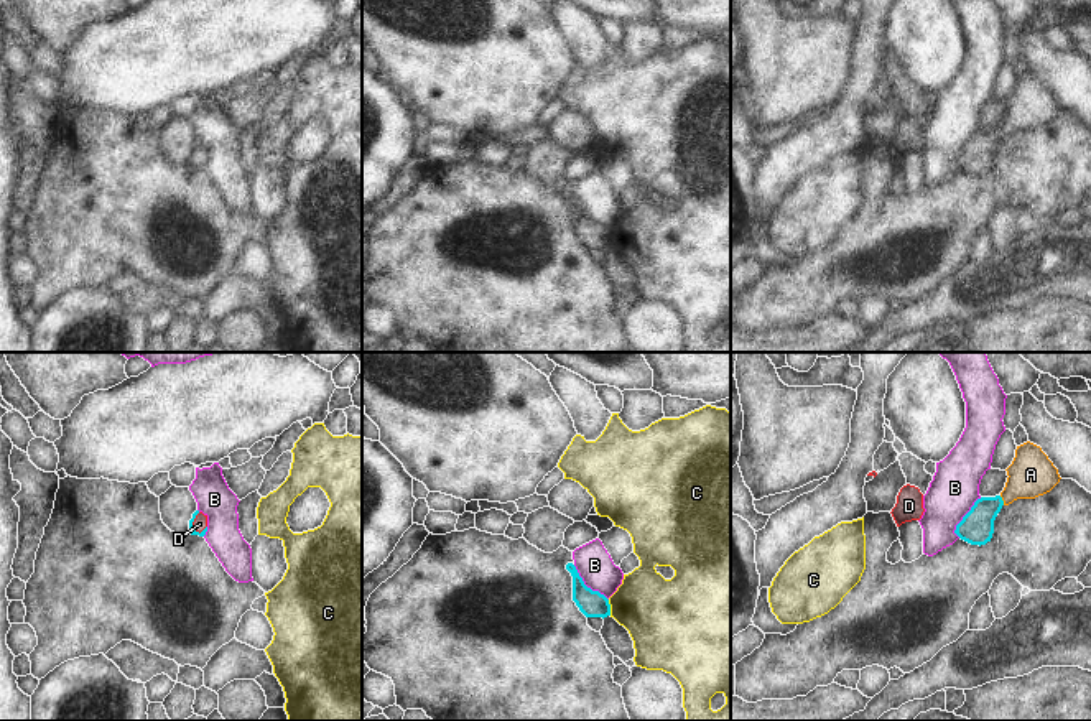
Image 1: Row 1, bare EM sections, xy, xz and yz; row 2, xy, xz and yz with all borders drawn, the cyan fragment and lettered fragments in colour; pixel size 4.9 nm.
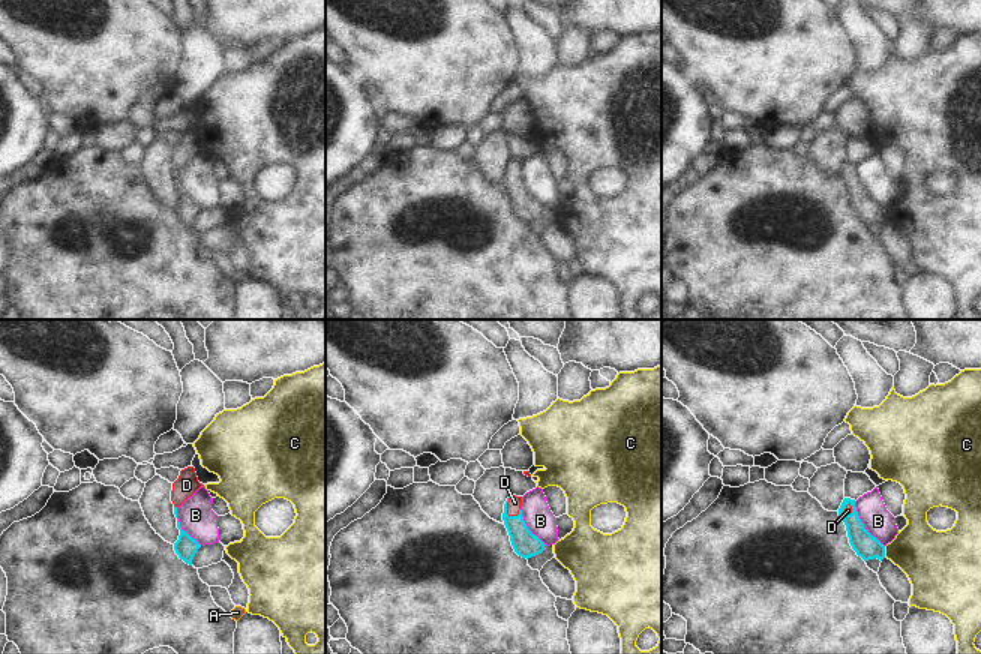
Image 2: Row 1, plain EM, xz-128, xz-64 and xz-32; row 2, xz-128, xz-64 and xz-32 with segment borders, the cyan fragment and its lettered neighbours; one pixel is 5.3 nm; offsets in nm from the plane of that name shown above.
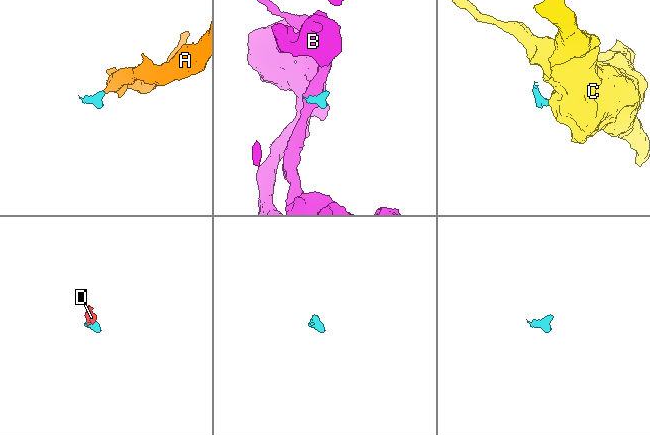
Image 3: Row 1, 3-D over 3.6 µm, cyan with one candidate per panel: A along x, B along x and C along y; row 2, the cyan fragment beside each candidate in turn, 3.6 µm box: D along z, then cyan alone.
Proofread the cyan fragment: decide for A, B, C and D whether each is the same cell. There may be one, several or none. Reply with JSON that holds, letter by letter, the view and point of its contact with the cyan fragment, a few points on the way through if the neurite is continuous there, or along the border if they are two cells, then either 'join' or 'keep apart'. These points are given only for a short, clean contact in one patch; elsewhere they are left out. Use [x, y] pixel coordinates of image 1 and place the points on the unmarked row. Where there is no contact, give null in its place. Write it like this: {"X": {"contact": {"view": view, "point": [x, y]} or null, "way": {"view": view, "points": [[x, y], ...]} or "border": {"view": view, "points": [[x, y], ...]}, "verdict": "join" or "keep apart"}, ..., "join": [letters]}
{"A": {"contact": {"view": "yz", "point": [1002, 132]}, "way": {"view": "yz", "points": [[976, 158], [1002, 132], [1030, 106]]}, "verdict": "join"}, "B": {"contact": {"view": "xz", "point": [586, 218]}, "border": {"view": "xz", "points": [[573, 196], [581, 211], [608, 231]]}, "verdict": "keep apart"}, "C": {"contact": {"view": "xz", "point": [609, 239]}, "border": {"view": "xz", "points": [[608, 231], [611, 246]]}, "verdict": "keep apart"}, "D": {"contact": {"view": "xy", "point": [191, 155]}, "way": {"view": "xy", "points": [[191, 162], [191, 155], [199, 155]]}, "verdict": "join"}, "join": ["A", "D"]}

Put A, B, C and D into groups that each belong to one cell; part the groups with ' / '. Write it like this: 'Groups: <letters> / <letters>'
Groups: A D / B / C.

